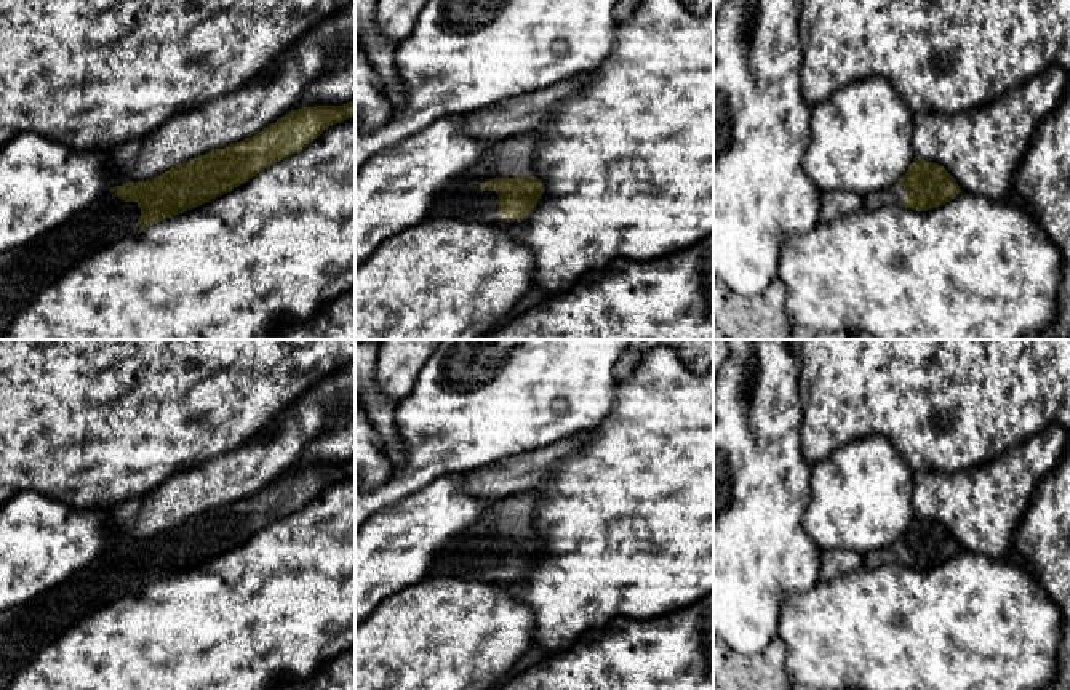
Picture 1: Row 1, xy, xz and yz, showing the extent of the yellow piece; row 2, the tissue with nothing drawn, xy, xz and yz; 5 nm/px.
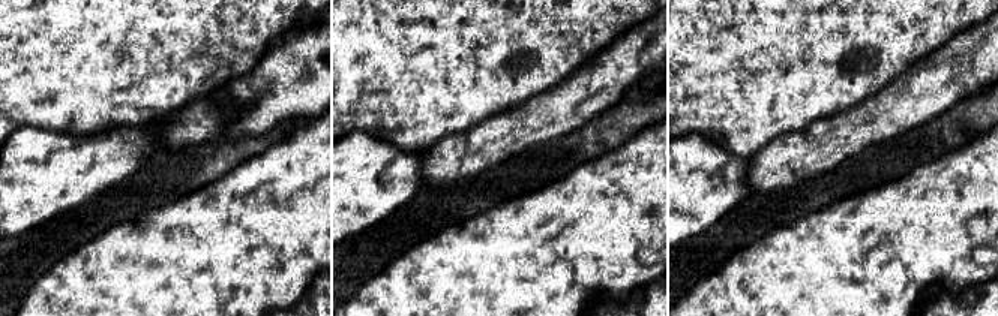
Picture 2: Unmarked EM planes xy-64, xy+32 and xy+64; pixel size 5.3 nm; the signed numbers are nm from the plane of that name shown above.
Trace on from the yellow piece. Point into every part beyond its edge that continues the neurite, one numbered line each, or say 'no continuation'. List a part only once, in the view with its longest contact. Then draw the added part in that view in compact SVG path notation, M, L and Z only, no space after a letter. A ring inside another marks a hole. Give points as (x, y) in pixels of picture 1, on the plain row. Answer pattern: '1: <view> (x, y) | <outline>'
1: xz (512, 516) | M520 491L499 498L473 527L454 538L435 559L425 578L453 576L485 583L509 584L517 578L499 576L499 551L481 549L480 543L494 536L531 536L541 496Z

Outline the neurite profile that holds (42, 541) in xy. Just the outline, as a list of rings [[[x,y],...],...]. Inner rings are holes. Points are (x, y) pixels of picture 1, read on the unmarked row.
[[[21,491],[0,507],[0,612],[59,586],[110,551],[102,525],[109,509],[77,512]]]

